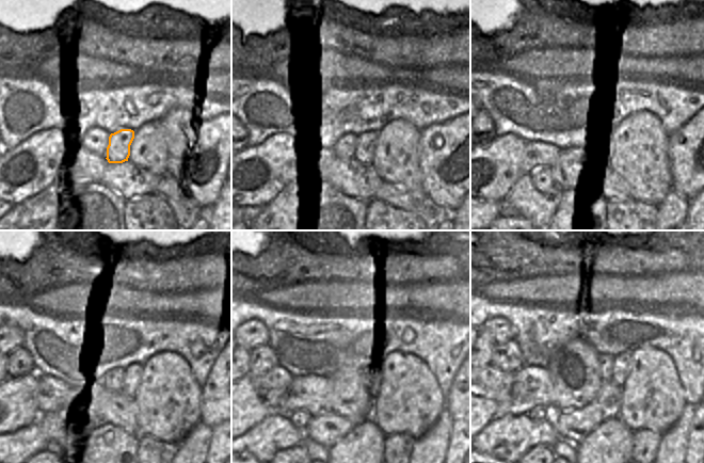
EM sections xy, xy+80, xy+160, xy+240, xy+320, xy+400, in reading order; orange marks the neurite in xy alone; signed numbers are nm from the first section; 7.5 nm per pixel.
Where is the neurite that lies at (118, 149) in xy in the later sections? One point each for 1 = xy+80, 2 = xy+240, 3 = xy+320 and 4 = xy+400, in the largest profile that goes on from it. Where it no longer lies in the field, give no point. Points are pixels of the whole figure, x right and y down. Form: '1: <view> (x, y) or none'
1: xy+80 (366, 143)
2: xy+240 (132, 373)
3: xy+320 (380, 367)
4: xy+400 (622, 366)

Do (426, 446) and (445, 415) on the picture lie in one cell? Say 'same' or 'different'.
same

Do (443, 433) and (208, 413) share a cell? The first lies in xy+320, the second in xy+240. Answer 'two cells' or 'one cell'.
two cells

